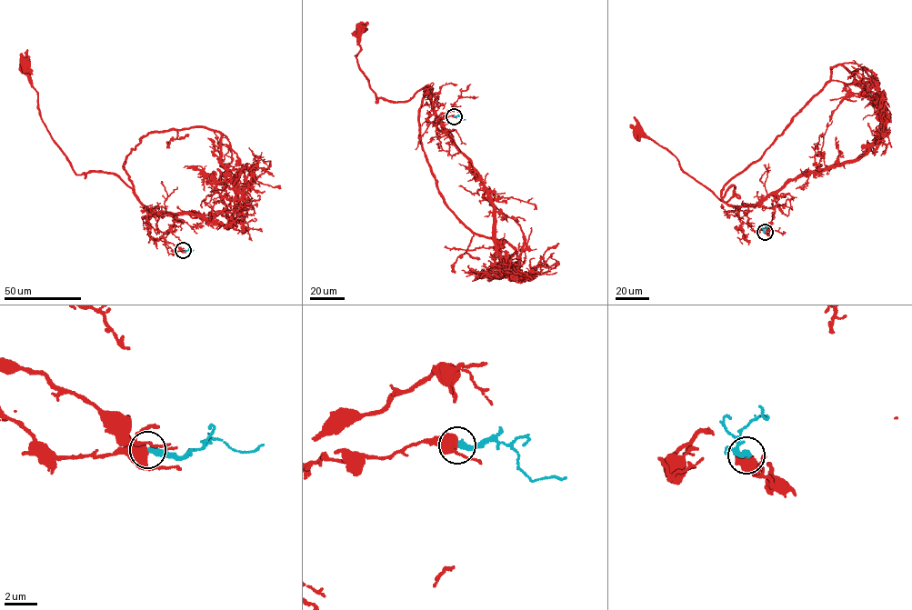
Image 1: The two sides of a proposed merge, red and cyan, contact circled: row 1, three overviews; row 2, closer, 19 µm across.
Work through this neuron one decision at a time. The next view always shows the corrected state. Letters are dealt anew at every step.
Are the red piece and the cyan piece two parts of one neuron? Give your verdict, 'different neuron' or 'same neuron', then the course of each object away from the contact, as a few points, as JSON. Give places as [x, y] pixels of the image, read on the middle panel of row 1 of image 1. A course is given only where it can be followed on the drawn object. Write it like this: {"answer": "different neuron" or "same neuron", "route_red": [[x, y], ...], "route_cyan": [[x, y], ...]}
{"answer": "different neuron", "route_red": [[454, 116], [440, 117], [435, 124], [452, 141], [425, 86], [405, 101], [377, 98], [355, 56], [360, 29]], "route_cyan": [[454, 116], [465, 119]]}

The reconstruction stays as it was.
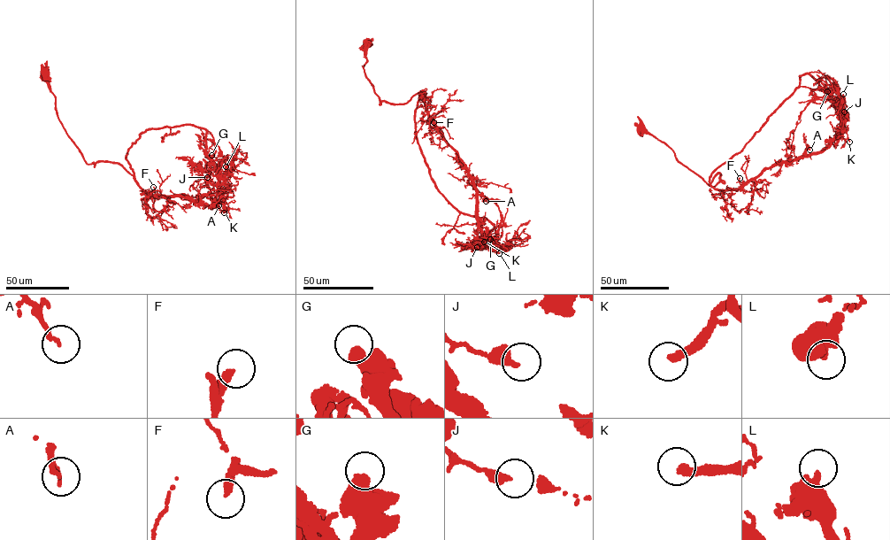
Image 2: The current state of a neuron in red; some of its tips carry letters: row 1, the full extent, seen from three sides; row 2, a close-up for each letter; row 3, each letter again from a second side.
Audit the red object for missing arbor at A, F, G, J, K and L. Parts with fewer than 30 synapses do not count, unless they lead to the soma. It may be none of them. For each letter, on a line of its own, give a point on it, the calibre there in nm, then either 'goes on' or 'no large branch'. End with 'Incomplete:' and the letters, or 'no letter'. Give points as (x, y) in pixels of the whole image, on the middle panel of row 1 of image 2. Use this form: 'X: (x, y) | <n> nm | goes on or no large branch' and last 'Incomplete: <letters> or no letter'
A: (486, 201) | 160 nm | no large branch
F: (433, 122) | 300 nm | goes on
G: (490, 239) | 550 nm | no large branch
J: (477, 247) | 360 nm | no large branch
K: (484, 242) | 320 nm | no large branch
L: (499, 253) | 480 nm | no large branch
Incomplete: F

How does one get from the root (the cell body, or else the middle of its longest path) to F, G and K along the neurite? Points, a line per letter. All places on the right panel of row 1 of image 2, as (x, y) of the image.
F: (642, 127), (709, 185), (715, 186), (721, 181), (719, 172), (710, 183), (715, 188), (738, 188), (740, 178)
G: (642, 127), (715, 186), (720, 174), (710, 182), (712, 172), (788, 98), (799, 75), (827, 91)
K: (642, 127), (709, 185), (721, 181), (719, 172), (710, 184), (722, 189), (820, 151), (840, 131), (849, 142)

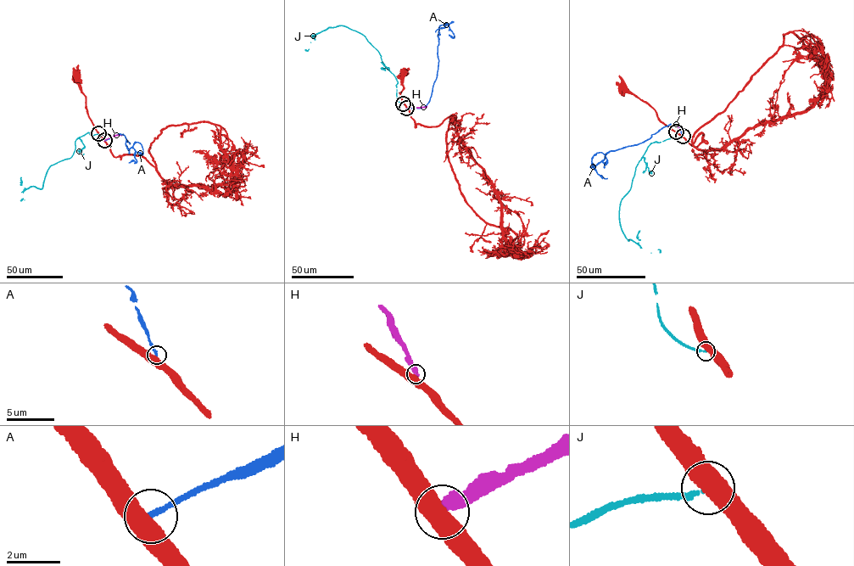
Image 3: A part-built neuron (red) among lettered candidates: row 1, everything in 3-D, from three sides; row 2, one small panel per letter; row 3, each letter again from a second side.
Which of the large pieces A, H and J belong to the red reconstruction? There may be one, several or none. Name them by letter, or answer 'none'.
none

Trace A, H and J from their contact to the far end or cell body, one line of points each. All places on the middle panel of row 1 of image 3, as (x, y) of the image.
A: (407, 108), (422, 107), (428, 101), (438, 71), (438, 36), (440, 25), (447, 25), (454, 37), (449, 34)
H: (406, 108), (426, 105)
J: (403, 103), (397, 98), (395, 77), (377, 51), (355, 30), (329, 27), (311, 36), (305, 49)

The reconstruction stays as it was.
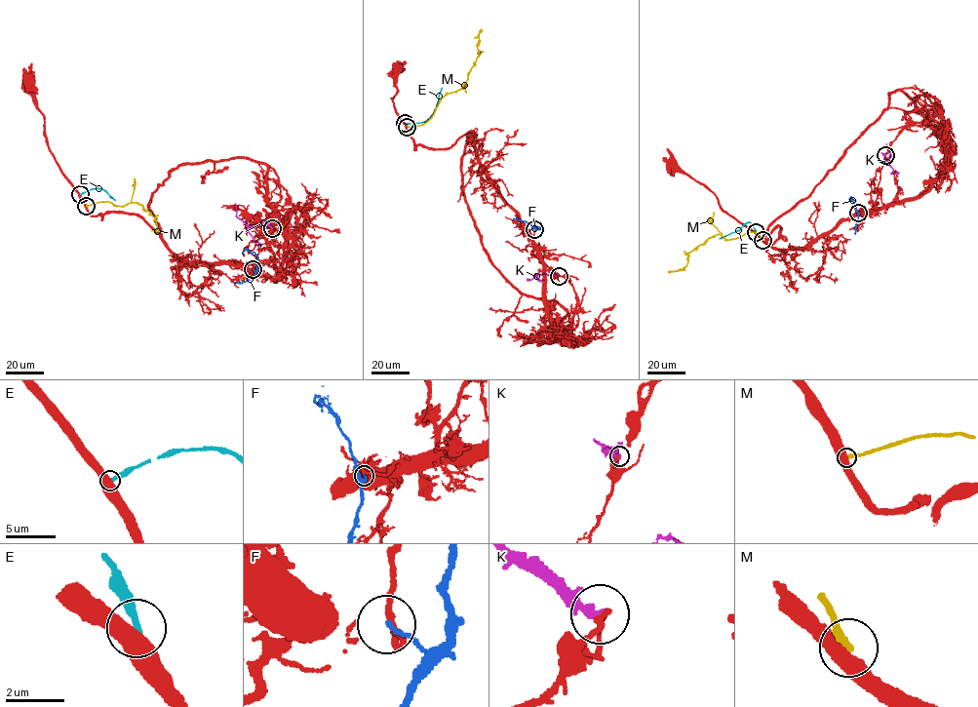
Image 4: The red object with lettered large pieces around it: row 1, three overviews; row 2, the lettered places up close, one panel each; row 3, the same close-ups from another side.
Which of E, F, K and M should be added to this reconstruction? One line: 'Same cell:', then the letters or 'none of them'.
Same cell: F

